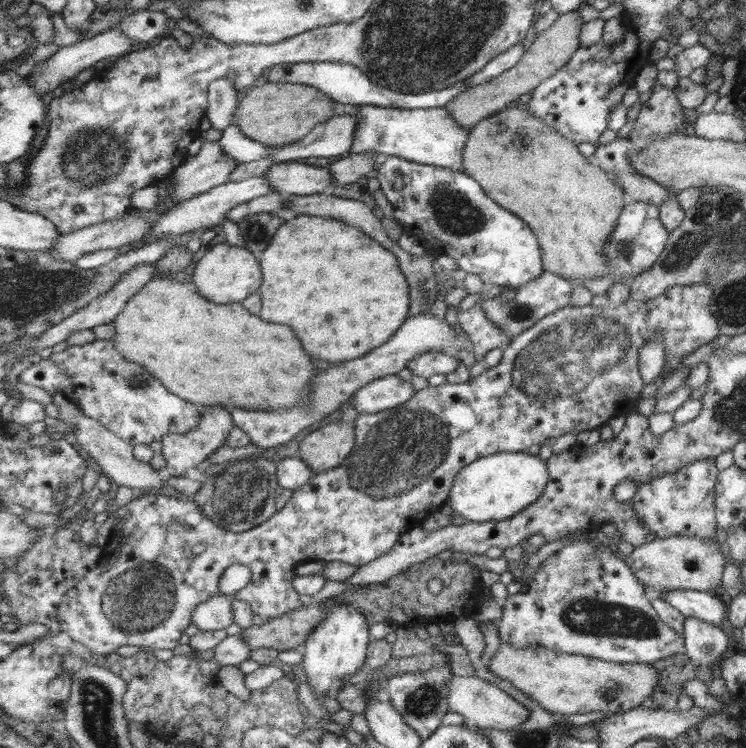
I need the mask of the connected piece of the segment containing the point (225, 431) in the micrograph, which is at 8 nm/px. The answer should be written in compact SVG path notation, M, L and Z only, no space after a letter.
M206 405L202 410L200 423L197 428L191 430L187 434L171 433L163 437L161 454L166 461L164 473L171 477L180 477L183 472L191 470L191 468L205 465L209 462L209 458L213 456L227 442L227 436L231 432L231 428L235 426L234 418L227 408L221 406Z

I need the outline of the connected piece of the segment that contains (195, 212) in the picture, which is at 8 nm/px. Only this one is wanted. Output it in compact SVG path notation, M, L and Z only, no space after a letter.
M266 175L249 178L241 182L229 181L212 188L209 192L199 194L187 201L175 205L157 220L156 224L152 226L149 236L146 236L146 239L167 239L171 238L171 236L188 238L188 236L192 234L198 234L205 229L221 225L227 219L227 213L232 208L239 206L239 203L249 202L260 196L275 192L276 190L271 186Z

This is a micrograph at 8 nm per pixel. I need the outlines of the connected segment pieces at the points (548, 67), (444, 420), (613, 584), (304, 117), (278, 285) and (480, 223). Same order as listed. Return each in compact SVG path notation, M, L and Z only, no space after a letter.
M579 8L567 14L558 15L547 30L538 33L534 42L513 68L485 84L473 87L469 91L463 91L449 104L446 104L445 108L451 113L451 117L455 117L455 120L463 128L472 130L482 119L512 106L514 101L519 100L519 96L532 93L537 86L551 77L560 66L563 66L571 58L576 48L580 46L577 35L580 33L580 26L583 23L577 17L578 11Z
M701 283L687 286L670 286L661 294L655 296L655 298L646 300L645 302L629 301L620 305L607 307L593 307L591 305L561 307L555 313L549 314L543 320L537 322L536 326L529 328L525 333L513 339L511 344L505 348L505 354L501 363L498 366L487 369L485 373L475 378L470 378L468 381L463 382L463 384L444 383L440 386L431 386L419 390L405 404L384 410L380 413L359 414L355 420L357 446L353 448L352 454L344 462L341 462L341 466L329 469L328 471L314 473L311 480L295 490L290 501L281 510L277 511L270 520L266 520L263 524L253 527L251 530L237 533L231 529L219 526L207 515L201 514L200 507L191 498L174 498L173 496L155 495L154 493L152 495L149 493L141 498L133 497L123 507L116 507L113 501L113 504L107 507L106 513L109 517L115 517L118 520L116 530L113 531L111 540L104 546L102 559L97 568L88 572L87 576L75 588L72 588L73 590L69 590L69 593L65 594L64 601L60 605L60 612L58 613L61 630L66 632L72 640L86 646L94 656L113 654L117 648L127 646L127 644L129 646L143 647L148 650L153 648L173 650L173 648L177 648L179 638L191 626L193 611L197 606L221 594L219 586L220 578L223 576L225 569L232 564L244 564L252 570L251 582L232 598L247 602L252 606L254 614L259 615L264 620L270 620L284 614L289 614L294 610L301 610L304 608L303 602L299 600L299 594L294 588L293 583L297 575L294 572L294 566L297 563L311 560L341 561L354 564L355 566L363 566L376 561L394 547L407 529L419 527L428 515L439 511L442 506L445 506L449 500L450 492L452 492L454 481L460 476L461 470L470 466L471 463L498 453L527 452L531 446L535 446L536 444L541 445L550 440L549 437L557 438L565 432L577 434L578 432L583 432L583 430L591 430L595 426L599 427L599 424L603 424L603 422L607 423L609 418L625 416L629 411L633 411L636 408L636 403L641 399L641 394L638 392L637 349L641 349L649 337L659 335L661 341L663 341L663 347L665 347L665 360L669 360L689 355L700 346L713 342L713 339L718 334L715 318L713 318L712 313L708 310L711 295L712 289L706 284Z
M589 539L588 541L576 541L569 545L559 548L551 553L548 558L540 565L539 570L529 582L528 592L517 593L508 596L508 599L502 605L502 617L495 623L498 629L498 636L505 644L516 646L517 648L529 648L530 646L546 646L549 650L557 650L559 653L580 654L591 658L604 660L605 662L618 662L621 664L637 663L650 665L651 663L672 656L672 654L684 652L683 639L672 629L669 628L656 615L653 607L650 605L650 595L645 592L642 584L633 576L629 567L621 559L618 553L611 552L605 544L597 541L597 539Z
M261 82L242 94L234 122L245 136L279 148L300 141L317 125L335 116L337 103L337 100L314 86Z
M313 215L287 216L287 221L278 227L273 242L269 244L269 248L263 252L261 258L261 268L265 270L265 282L261 286L261 298L263 298L263 312L261 318L265 318L267 322L277 322L277 324L289 324L295 328L295 334L303 340L303 346L307 350L307 354L311 354L313 358L321 358L321 360L329 360L329 362L345 362L357 360L376 350L379 346L392 340L395 332L398 332L403 326L403 322L407 321L409 316L409 304L411 304L411 296L407 277L401 272L400 261L396 254L385 248L380 242L371 238L365 231L351 226L347 222L333 218L325 218Z
M388 155L380 164L376 178L395 210L395 217L402 224L403 233L416 236L428 253L451 256L461 269L478 274L488 287L496 284L519 288L544 273L544 254L532 227L520 215L497 204L472 176L449 167L431 166Z

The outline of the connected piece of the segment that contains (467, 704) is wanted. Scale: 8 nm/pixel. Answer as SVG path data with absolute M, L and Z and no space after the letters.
M454 676L449 682L448 705L451 712L461 714L465 721L477 727L486 729L491 727L497 730L513 730L521 726L529 718L531 712L491 682L483 678L472 676Z

